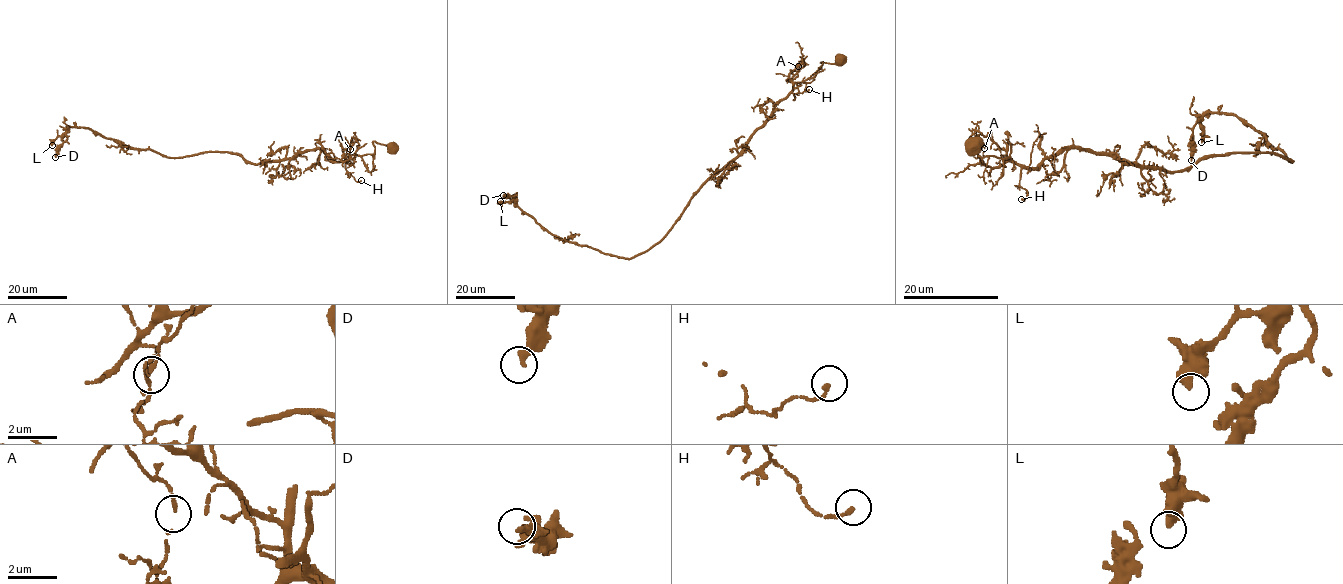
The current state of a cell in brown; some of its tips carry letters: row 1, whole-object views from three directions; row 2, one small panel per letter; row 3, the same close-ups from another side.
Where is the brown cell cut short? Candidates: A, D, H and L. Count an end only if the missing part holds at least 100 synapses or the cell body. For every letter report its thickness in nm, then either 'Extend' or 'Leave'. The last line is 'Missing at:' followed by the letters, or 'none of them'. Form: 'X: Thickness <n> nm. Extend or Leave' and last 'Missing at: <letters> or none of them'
A: Thickness 140 nm. Leave
D: Thickness 280 nm. Leave
H: Thickness 160 nm. Leave
L: Thickness 420 nm. Leave
Missing at: none of them

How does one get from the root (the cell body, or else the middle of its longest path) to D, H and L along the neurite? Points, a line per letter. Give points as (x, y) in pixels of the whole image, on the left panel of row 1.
D: (392, 148), (252, 163), (230, 152), (163, 157), (69, 127), (55, 157)
H: (392, 148), (373, 141), (373, 154), (346, 157), (346, 170), (356, 181), (361, 180)
L: (392, 148), (252, 163), (230, 152), (163, 157), (74, 127), (52, 145)

